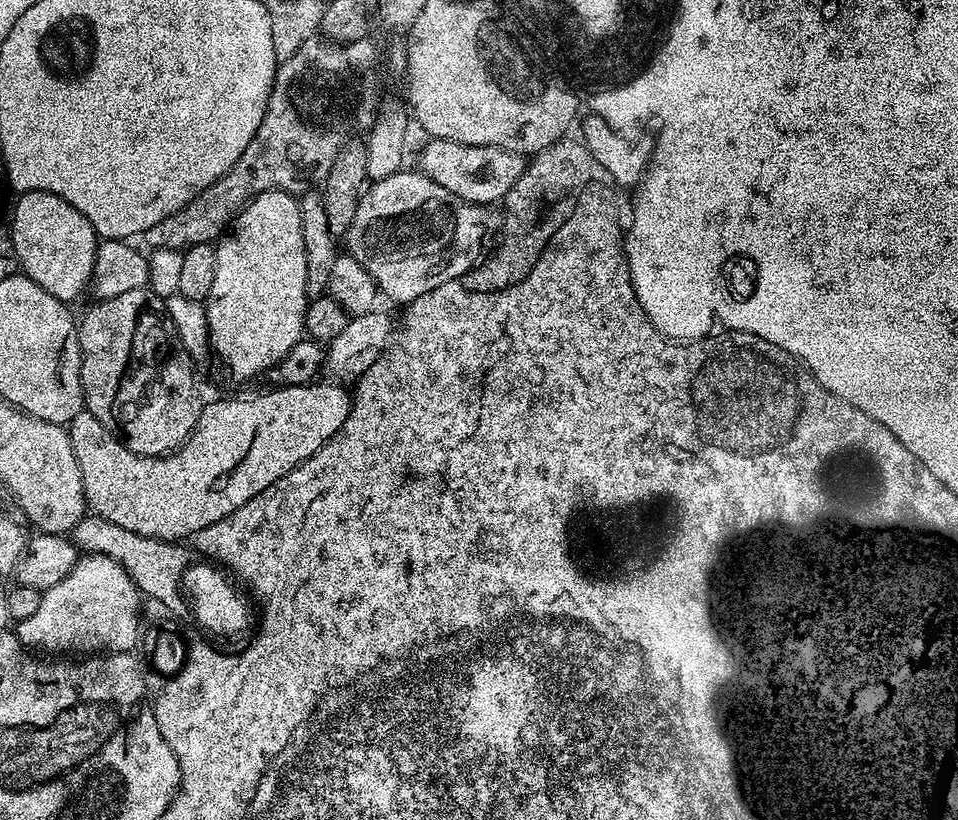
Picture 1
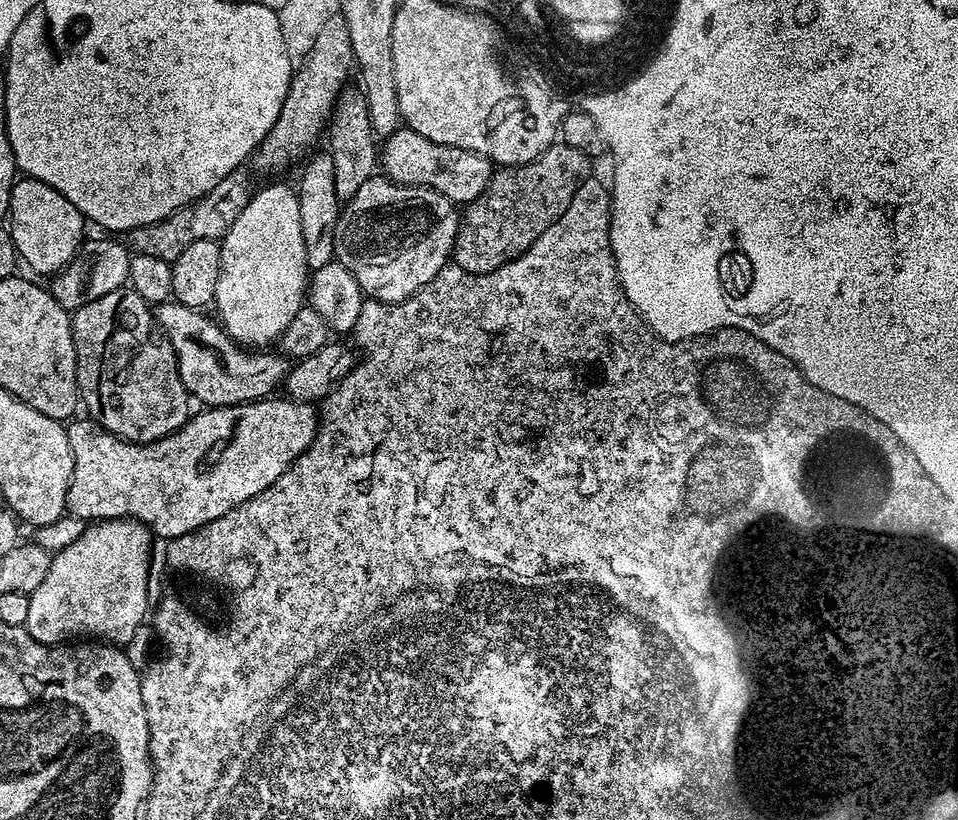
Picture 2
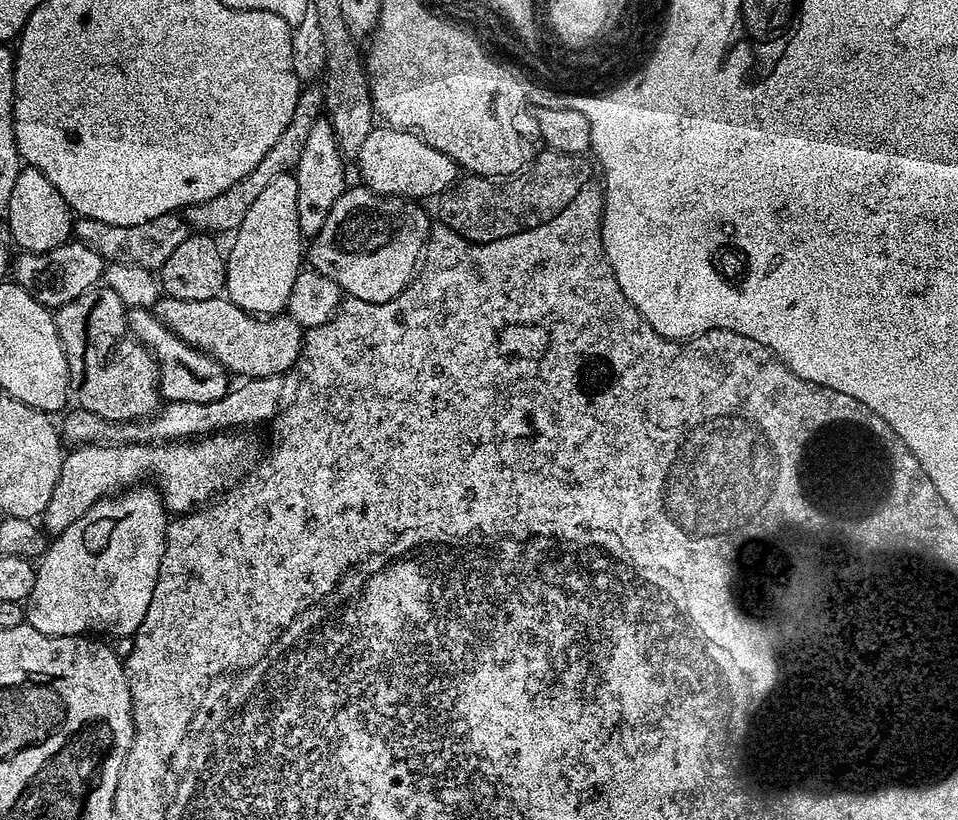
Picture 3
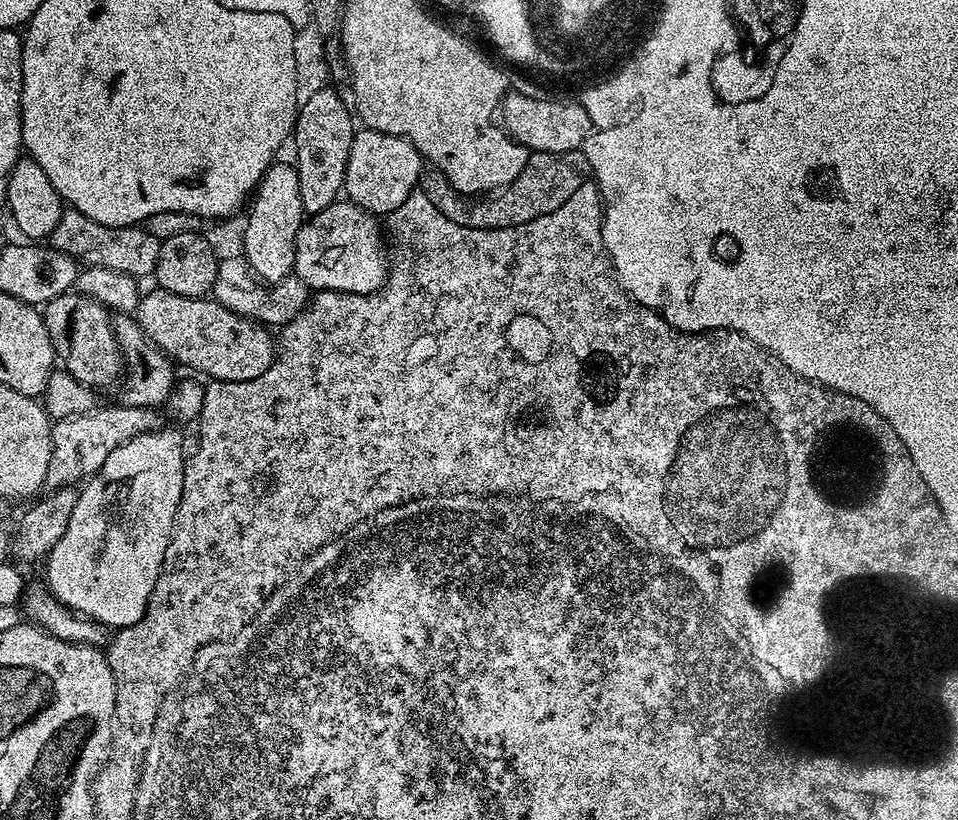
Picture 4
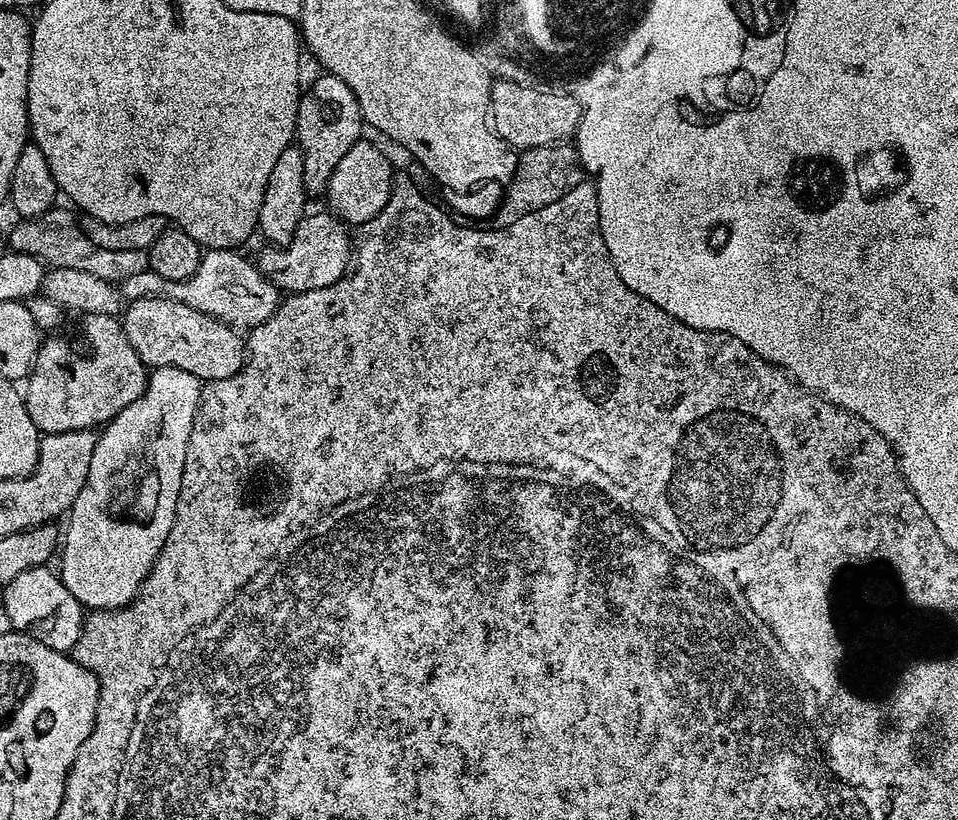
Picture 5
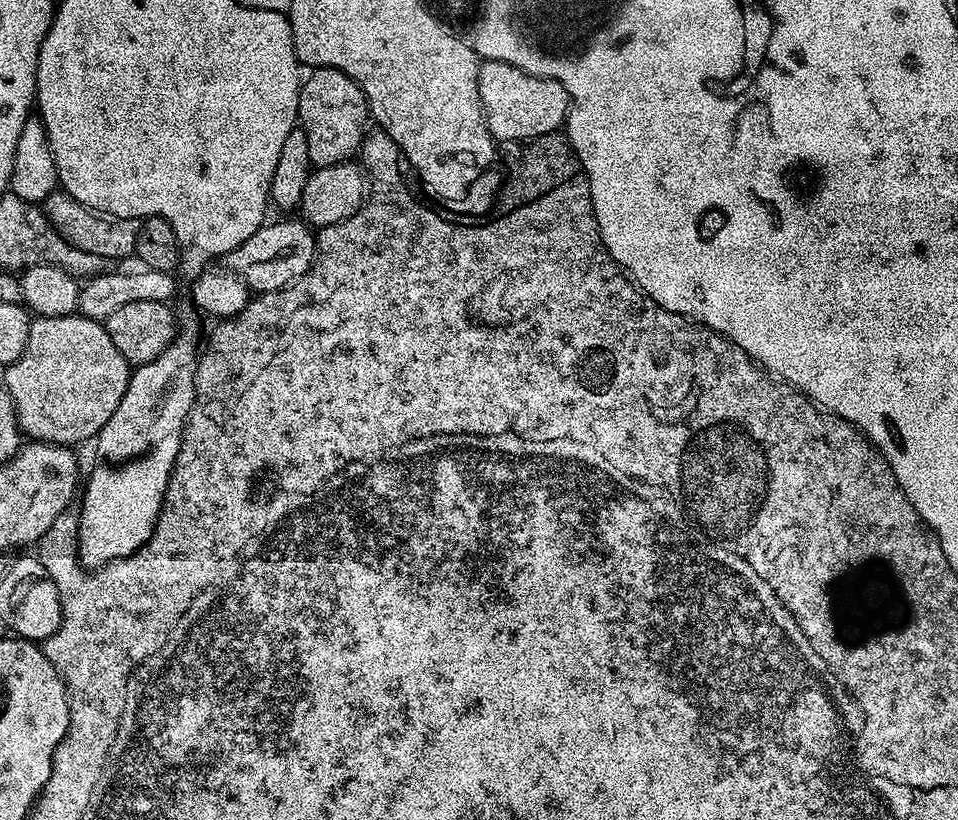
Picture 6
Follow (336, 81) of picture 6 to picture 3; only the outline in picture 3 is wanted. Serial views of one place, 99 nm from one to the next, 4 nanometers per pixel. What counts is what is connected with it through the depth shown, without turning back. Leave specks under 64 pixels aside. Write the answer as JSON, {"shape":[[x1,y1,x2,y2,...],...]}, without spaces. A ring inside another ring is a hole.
{"shape":[[317,118,309,133,302,137,300,157,294,169,298,182,298,226,305,237,311,238,322,230,322,222,326,214,334,206,334,202,346,191,344,184,345,157,340,155,340,147,331,122,326,118]]}

